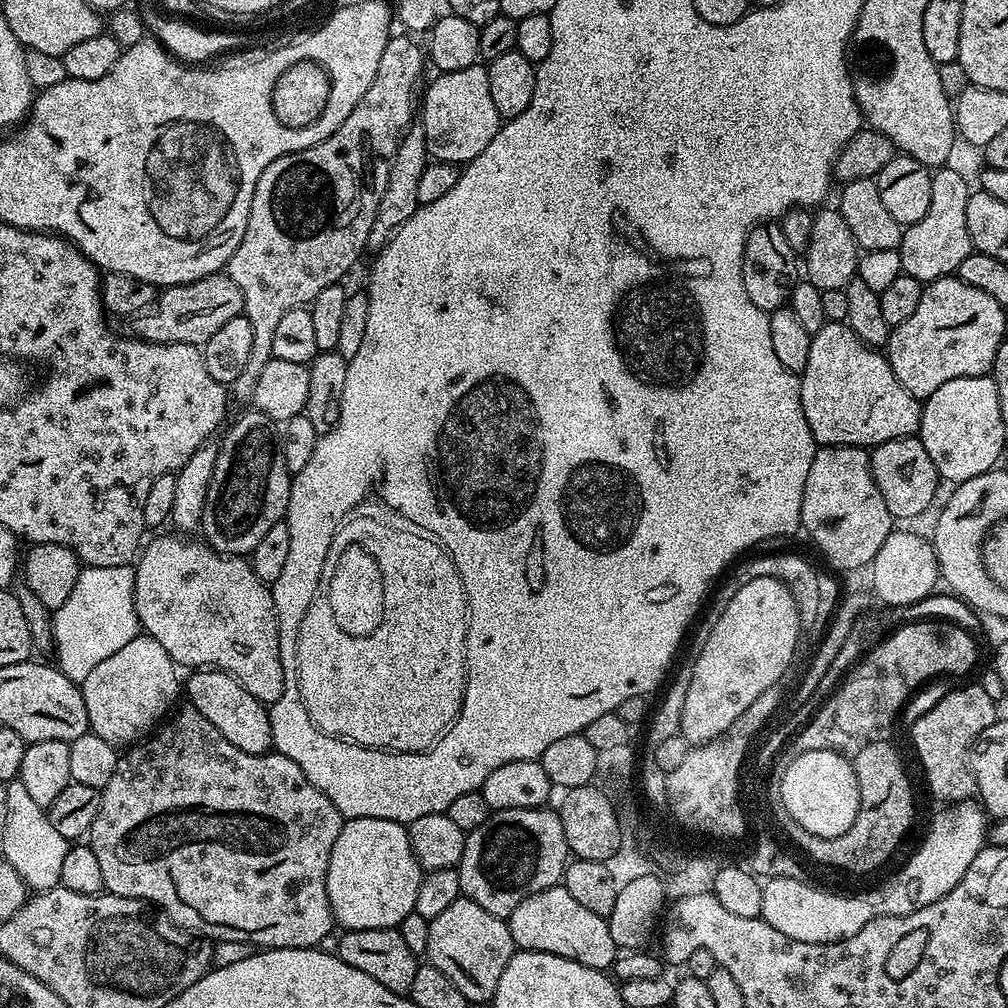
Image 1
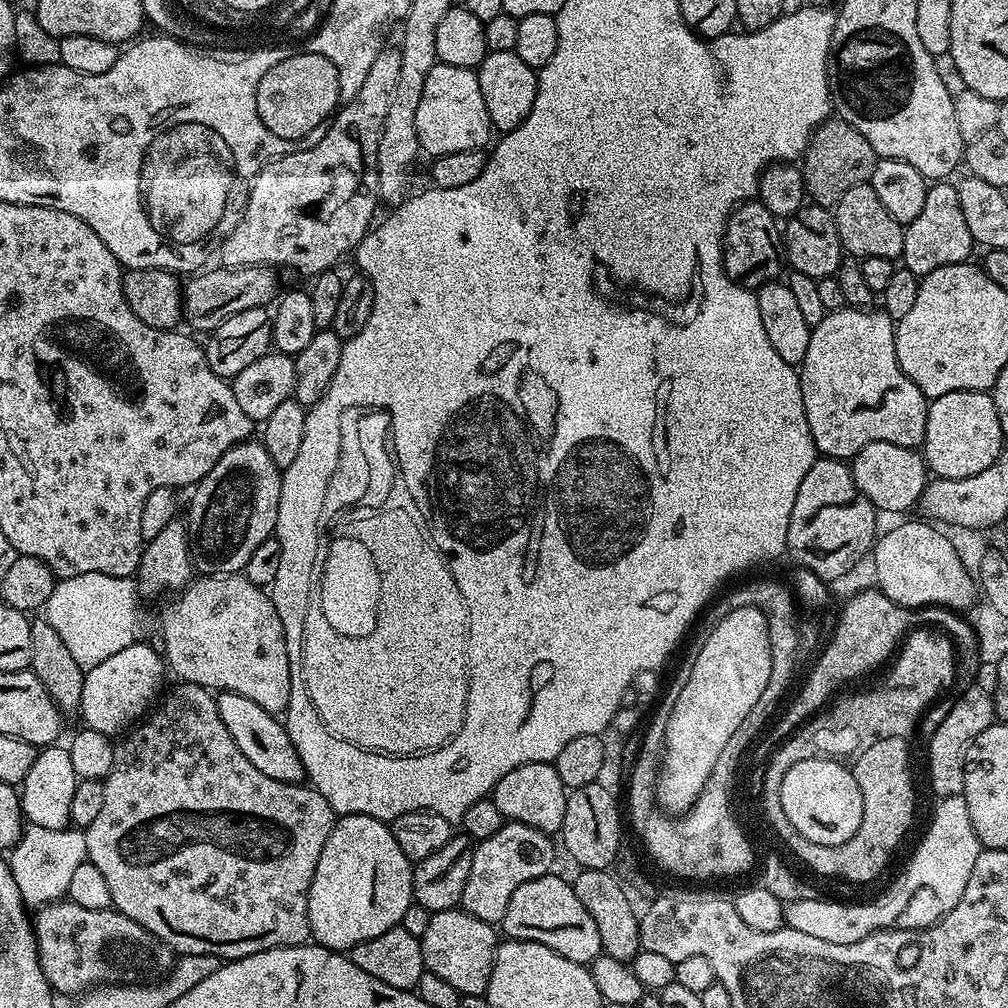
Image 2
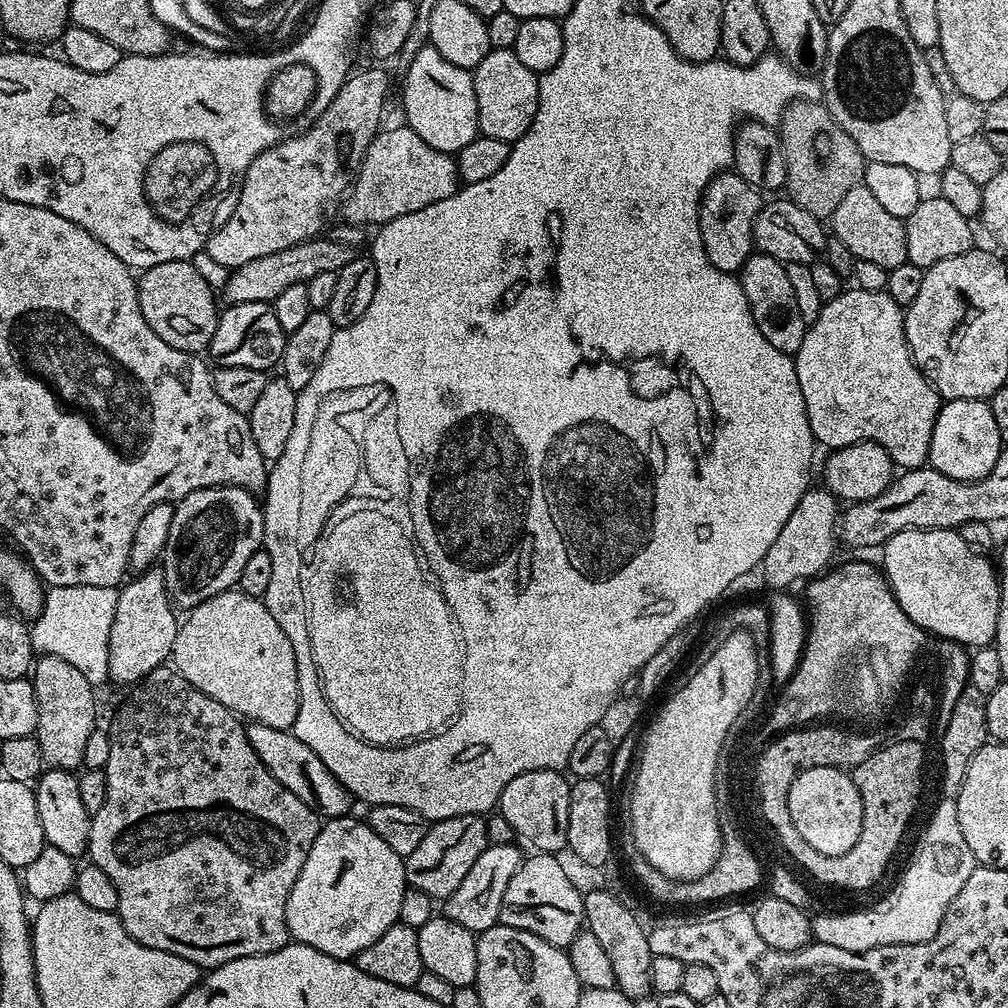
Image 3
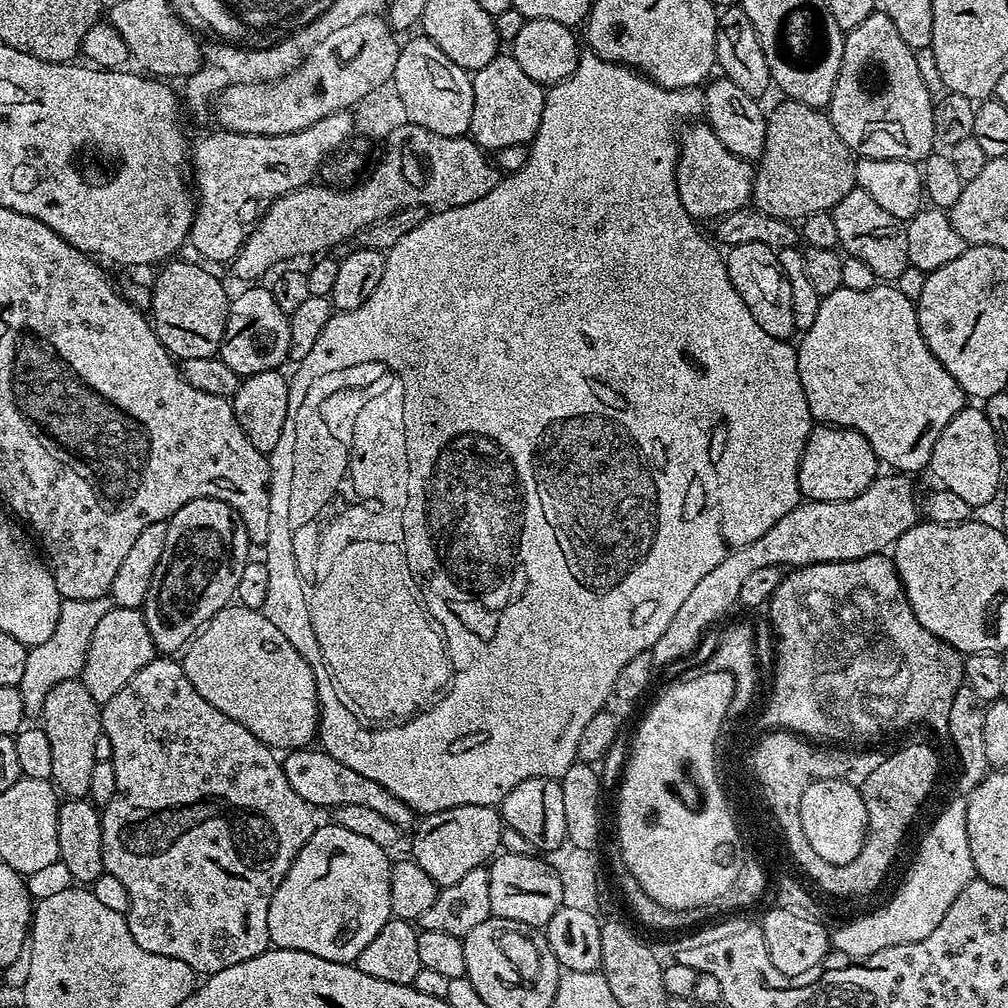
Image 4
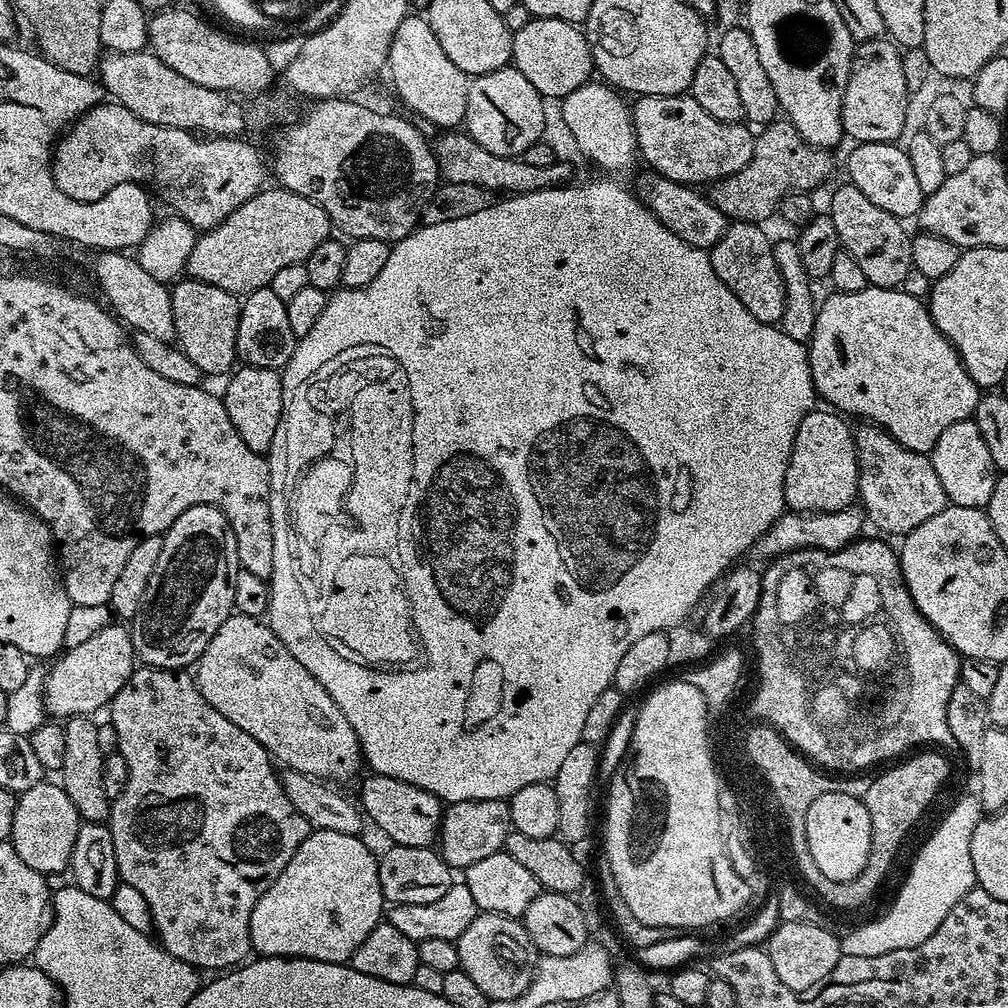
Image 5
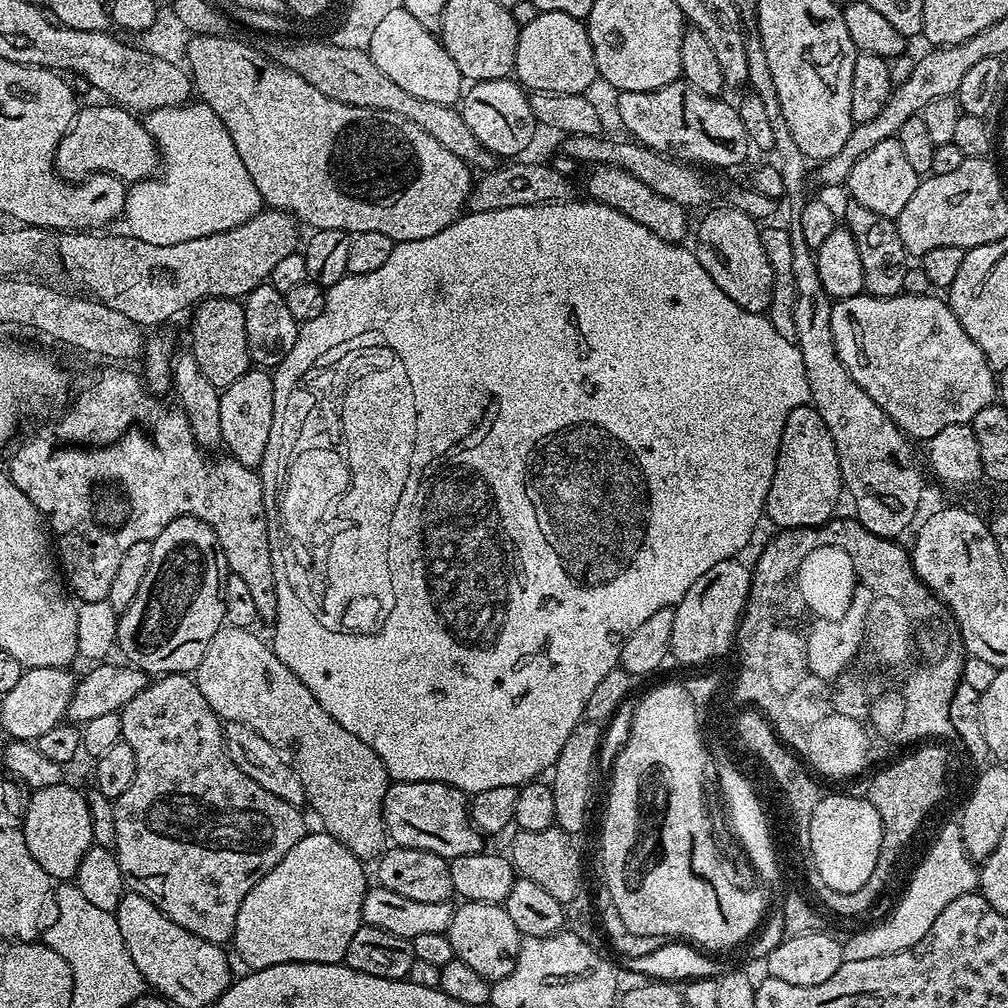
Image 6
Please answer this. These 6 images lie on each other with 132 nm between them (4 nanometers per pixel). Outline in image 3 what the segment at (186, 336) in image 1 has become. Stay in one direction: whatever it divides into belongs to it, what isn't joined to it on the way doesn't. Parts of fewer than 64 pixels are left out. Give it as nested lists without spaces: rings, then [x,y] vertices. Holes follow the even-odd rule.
[[[304,240],[300,244],[290,246],[286,250],[278,250],[278,254],[266,254],[262,258],[254,258],[254,262],[246,262],[246,266],[235,269],[232,276],[224,284],[225,301],[228,304],[242,302],[271,302],[295,284],[307,284],[310,278],[318,274],[338,273],[354,258],[354,251],[348,244],[340,240]]]

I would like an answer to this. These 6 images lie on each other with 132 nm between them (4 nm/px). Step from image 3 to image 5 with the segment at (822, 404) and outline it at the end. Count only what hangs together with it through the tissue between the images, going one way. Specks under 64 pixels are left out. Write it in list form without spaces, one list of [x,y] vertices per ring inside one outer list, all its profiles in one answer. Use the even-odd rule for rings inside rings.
[[[869,286],[857,292],[833,291],[831,295],[825,300],[823,297],[817,307],[812,338],[806,345],[817,397],[829,400],[829,405],[841,414],[861,416],[861,421],[884,429],[910,450],[931,453],[946,426],[954,426],[954,422],[975,413],[982,390],[970,378],[954,346],[934,326],[927,303],[900,288]]]

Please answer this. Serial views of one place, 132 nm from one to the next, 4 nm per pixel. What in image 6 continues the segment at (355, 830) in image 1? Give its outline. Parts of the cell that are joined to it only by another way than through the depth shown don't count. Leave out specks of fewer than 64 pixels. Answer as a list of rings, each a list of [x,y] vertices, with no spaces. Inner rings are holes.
[[[323,830],[309,831],[242,898],[242,906],[238,906],[238,918],[234,926],[231,943],[236,944],[236,952],[249,965],[249,969],[269,968],[279,964],[338,964],[343,961],[346,946],[350,946],[350,938],[362,927],[362,902],[370,887],[370,876],[364,873],[365,861],[342,846],[334,837]]]

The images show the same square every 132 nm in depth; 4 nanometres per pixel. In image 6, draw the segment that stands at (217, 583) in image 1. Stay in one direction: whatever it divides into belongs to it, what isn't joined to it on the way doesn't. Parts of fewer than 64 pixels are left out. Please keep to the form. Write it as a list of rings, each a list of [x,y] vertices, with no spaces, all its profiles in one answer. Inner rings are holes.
[[[225,626],[210,638],[210,646],[206,654],[202,654],[202,662],[196,667],[194,679],[198,690],[202,690],[202,698],[210,702],[210,710],[214,710],[221,721],[250,726],[266,742],[285,753],[292,769],[300,776],[307,803],[312,803],[314,811],[320,815],[323,831],[334,837],[342,846],[350,849],[354,855],[368,862],[379,857],[386,848],[384,831],[384,799],[390,783],[386,766],[382,766],[382,758],[362,742],[346,726],[334,722],[322,706],[318,706],[318,698],[302,686],[300,679],[289,670],[278,658],[271,643],[267,639],[259,640],[255,631],[247,628]]]

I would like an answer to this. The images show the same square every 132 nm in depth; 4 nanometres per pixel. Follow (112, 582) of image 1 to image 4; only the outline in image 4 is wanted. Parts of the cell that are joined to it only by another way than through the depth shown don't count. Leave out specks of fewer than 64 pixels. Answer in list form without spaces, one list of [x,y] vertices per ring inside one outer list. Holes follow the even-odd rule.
[[[108,596],[93,600],[65,600],[61,603],[58,626],[54,626],[54,634],[50,634],[46,642],[31,645],[28,649],[26,666],[22,670],[22,682],[18,686],[25,713],[40,714],[47,692],[52,687],[60,682],[75,680],[83,673],[90,642],[94,638],[94,629],[113,606]]]

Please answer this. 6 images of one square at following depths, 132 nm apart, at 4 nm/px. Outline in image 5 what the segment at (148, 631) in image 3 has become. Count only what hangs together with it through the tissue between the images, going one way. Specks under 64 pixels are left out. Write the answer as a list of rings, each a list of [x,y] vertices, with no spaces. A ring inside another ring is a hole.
[[[113,622],[98,630],[94,638],[86,638],[82,646],[67,649],[56,662],[42,680],[45,713],[52,718],[91,717],[92,712],[111,705],[118,690],[132,677],[138,657],[132,649],[131,631],[123,623]]]

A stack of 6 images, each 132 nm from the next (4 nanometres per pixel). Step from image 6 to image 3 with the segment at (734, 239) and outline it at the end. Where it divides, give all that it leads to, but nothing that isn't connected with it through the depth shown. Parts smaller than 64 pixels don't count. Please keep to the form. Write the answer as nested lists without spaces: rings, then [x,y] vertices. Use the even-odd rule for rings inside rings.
[[[753,254],[740,269],[738,279],[756,319],[758,330],[762,330],[762,338],[766,338],[766,342],[770,342],[774,350],[782,350],[788,356],[795,357],[802,346],[802,338],[808,332],[808,323],[798,310],[798,301],[794,299],[787,267],[769,256]]]

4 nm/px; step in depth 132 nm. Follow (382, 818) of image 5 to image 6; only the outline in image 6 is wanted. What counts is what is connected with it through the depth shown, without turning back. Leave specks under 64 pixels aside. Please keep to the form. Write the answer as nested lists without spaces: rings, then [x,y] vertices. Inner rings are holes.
[[[442,782],[389,783],[384,799],[384,831],[393,845],[430,850],[443,856],[447,861],[466,854],[474,854],[485,847],[485,837],[473,826],[466,811],[466,793]]]

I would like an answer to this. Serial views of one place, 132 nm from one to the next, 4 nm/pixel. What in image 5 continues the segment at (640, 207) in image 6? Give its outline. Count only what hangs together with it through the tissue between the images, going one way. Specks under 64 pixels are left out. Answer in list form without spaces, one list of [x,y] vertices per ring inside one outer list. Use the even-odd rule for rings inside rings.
[[[448,130],[437,144],[434,144],[436,160],[440,164],[441,177],[447,183],[470,182],[474,186],[489,188],[502,194],[533,192],[543,188],[558,188],[573,179],[572,168],[568,164],[553,162],[550,166],[530,166],[522,158],[490,154],[486,146],[478,146],[474,138],[464,130]],[[644,170],[634,183],[634,191],[636,197],[656,215],[658,222],[662,222],[666,230],[670,230],[670,234],[678,234],[678,238],[682,238],[682,242],[690,242],[690,246],[711,250],[728,229],[728,217],[722,214],[722,210],[718,210],[718,206],[712,204],[703,191],[695,187],[679,184],[662,174]]]

